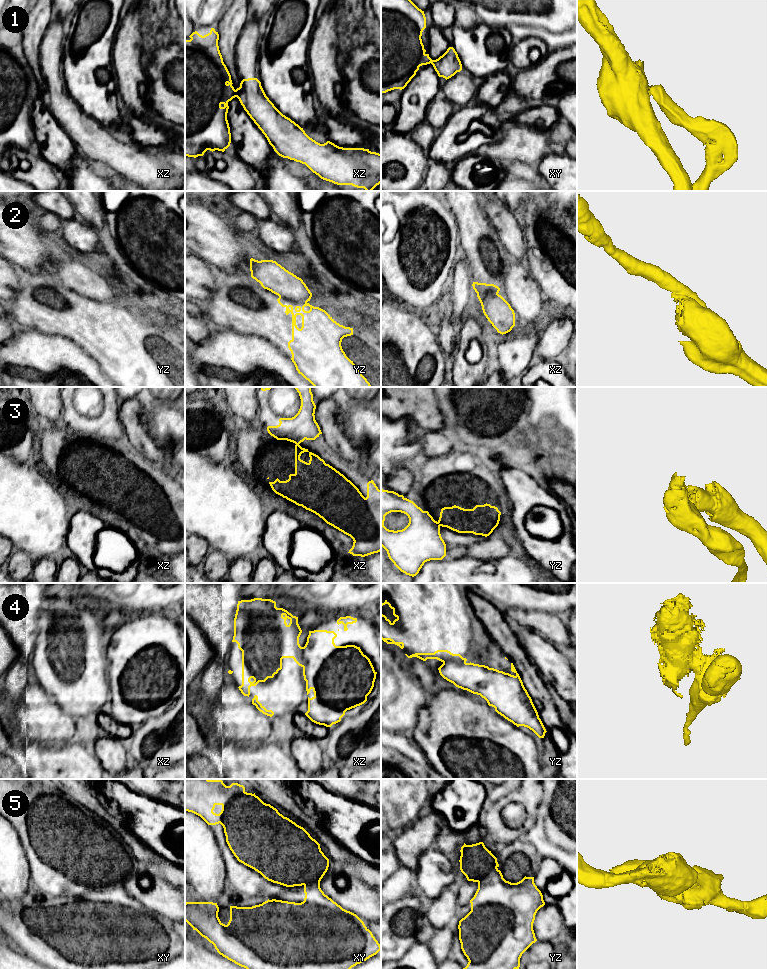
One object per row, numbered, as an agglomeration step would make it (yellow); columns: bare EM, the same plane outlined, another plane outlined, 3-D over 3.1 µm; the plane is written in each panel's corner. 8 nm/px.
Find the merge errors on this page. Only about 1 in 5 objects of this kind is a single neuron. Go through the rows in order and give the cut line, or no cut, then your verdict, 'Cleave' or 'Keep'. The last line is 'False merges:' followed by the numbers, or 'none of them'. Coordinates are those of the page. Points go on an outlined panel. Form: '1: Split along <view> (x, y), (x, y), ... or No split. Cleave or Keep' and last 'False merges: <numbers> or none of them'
1: Split along xz (234, 90), (236, 96). Cleave
2: Split along yz (279, 296), (294, 301), (306, 302). Cleave
3: Split along yz (437, 522), (440, 525). Cleave
4: Split along yz (443, 661), (465, 662). Cleave
5: Split along yz (496, 866), (478, 882). Cleave
False merges: 1, 2, 3, 4, 5

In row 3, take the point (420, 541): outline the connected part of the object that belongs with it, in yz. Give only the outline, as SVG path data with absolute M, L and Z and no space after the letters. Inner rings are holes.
M381 487L381 546L387 551L389 559L403 573L416 576L425 562L430 560L442 560L446 556L446 544L440 534L440 525L428 511L423 511L413 501L399 495L394 491L383 490ZM391 512L401 512L408 516L409 523L402 530L389 530L384 526L385 516Z

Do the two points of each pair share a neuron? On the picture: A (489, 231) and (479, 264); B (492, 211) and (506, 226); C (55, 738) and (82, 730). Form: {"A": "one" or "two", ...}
{"A": "one", "B": "one", "C": "two"}

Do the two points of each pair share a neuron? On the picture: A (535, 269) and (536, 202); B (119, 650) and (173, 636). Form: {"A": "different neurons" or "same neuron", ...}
{"A": "same neuron", "B": "same neuron"}

